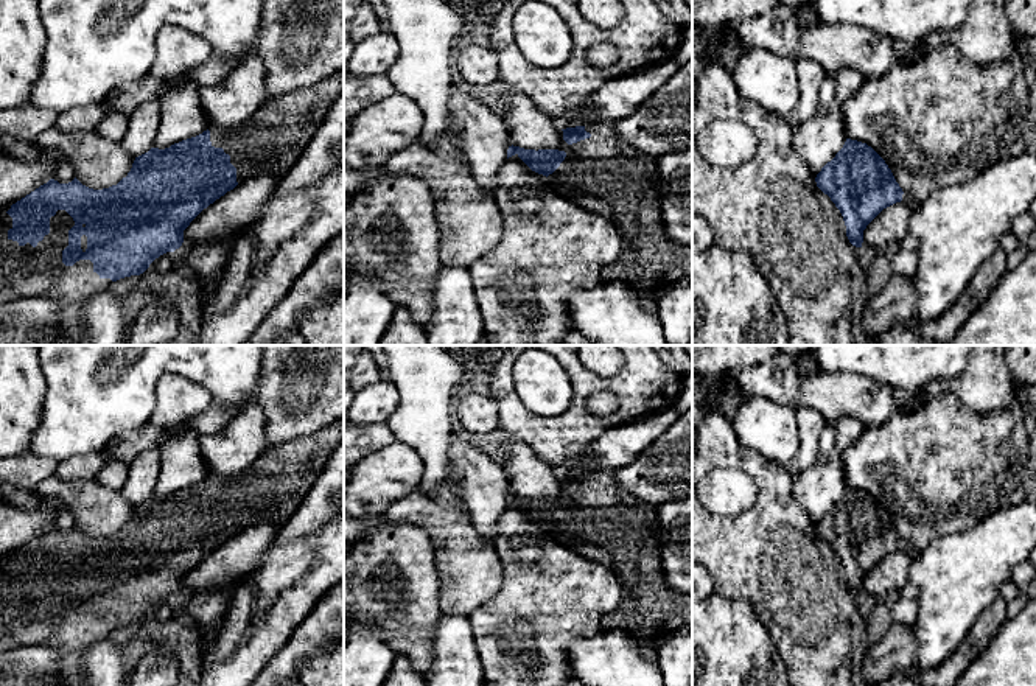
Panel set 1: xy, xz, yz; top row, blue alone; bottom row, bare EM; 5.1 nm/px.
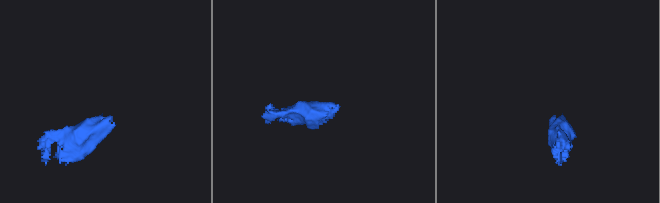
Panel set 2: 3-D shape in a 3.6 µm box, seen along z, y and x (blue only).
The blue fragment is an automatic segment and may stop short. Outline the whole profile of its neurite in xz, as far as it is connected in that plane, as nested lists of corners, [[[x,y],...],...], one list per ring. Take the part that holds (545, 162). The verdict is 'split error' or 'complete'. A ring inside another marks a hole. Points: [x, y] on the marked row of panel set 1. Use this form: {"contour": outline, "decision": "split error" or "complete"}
{"contour": [[[597,121],[585,126],[566,128],[563,142],[555,149],[524,149],[509,146],[507,159],[518,156],[532,171],[543,174],[549,187],[562,198],[583,210],[610,219],[621,235],[621,257],[600,269],[602,282],[622,282],[632,288],[663,291],[669,285],[692,275],[692,244],[680,244],[664,233],[661,215],[661,188],[658,159],[624,143],[613,123]]], "decision": "split error"}

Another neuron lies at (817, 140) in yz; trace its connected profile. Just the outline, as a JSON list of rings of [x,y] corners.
[[[832,106],[828,114],[815,114],[793,131],[793,149],[815,177],[845,142],[845,124],[838,106]]]

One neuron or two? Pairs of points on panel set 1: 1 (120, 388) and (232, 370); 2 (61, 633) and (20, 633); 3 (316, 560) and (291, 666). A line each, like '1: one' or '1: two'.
1: one
2: one
3: two

